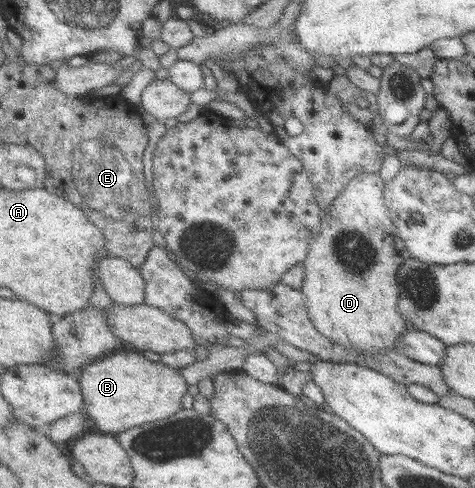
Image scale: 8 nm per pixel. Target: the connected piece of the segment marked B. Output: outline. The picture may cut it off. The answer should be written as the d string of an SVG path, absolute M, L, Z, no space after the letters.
M125 348L93 361L77 373L85 396L85 414L103 434L118 435L145 423L170 418L183 410L187 381L179 369L149 361L140 351Z

